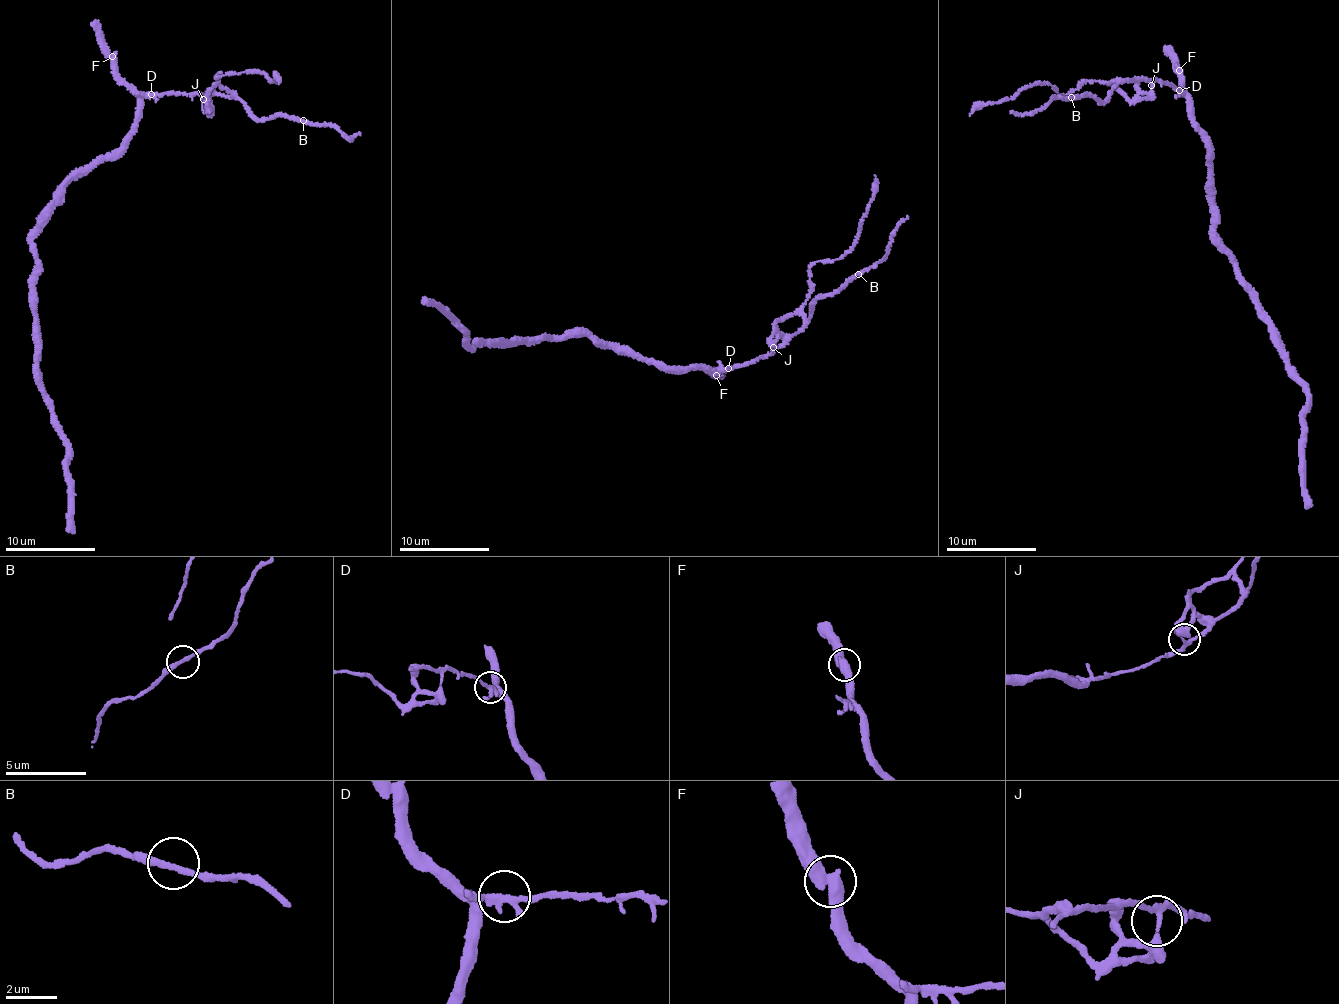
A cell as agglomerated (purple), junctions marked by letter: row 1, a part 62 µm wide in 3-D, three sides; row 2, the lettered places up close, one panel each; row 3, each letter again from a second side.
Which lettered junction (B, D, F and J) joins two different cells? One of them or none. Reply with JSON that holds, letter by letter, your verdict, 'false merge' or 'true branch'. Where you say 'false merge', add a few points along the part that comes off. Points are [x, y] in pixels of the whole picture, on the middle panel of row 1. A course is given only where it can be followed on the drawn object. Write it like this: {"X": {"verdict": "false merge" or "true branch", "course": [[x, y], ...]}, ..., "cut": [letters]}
{"B": {"verdict": "true branch"}, "D": {"verdict": "true branch"}, "F": {"verdict": "true branch"}, "J": {"verdict": "false merge", "course": [[772, 347], [769, 342], [774, 323], [805, 302], [812, 264], [843, 258], [853, 249], [873, 189], [874, 175]]}, "cut": ["J"]}

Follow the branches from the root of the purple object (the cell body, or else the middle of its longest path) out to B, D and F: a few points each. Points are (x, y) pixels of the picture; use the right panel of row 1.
B: (1208, 176), (1208, 149), (1192, 101), (1168, 82), (1128, 78), (1103, 102), (1084, 93), (1071, 97)
D: (1208, 176), (1206, 141), (1195, 122), (1192, 101), (1179, 90)
F: (1208, 176), (1206, 141), (1191, 114), (1188, 96), (1179, 83), (1178, 70)

